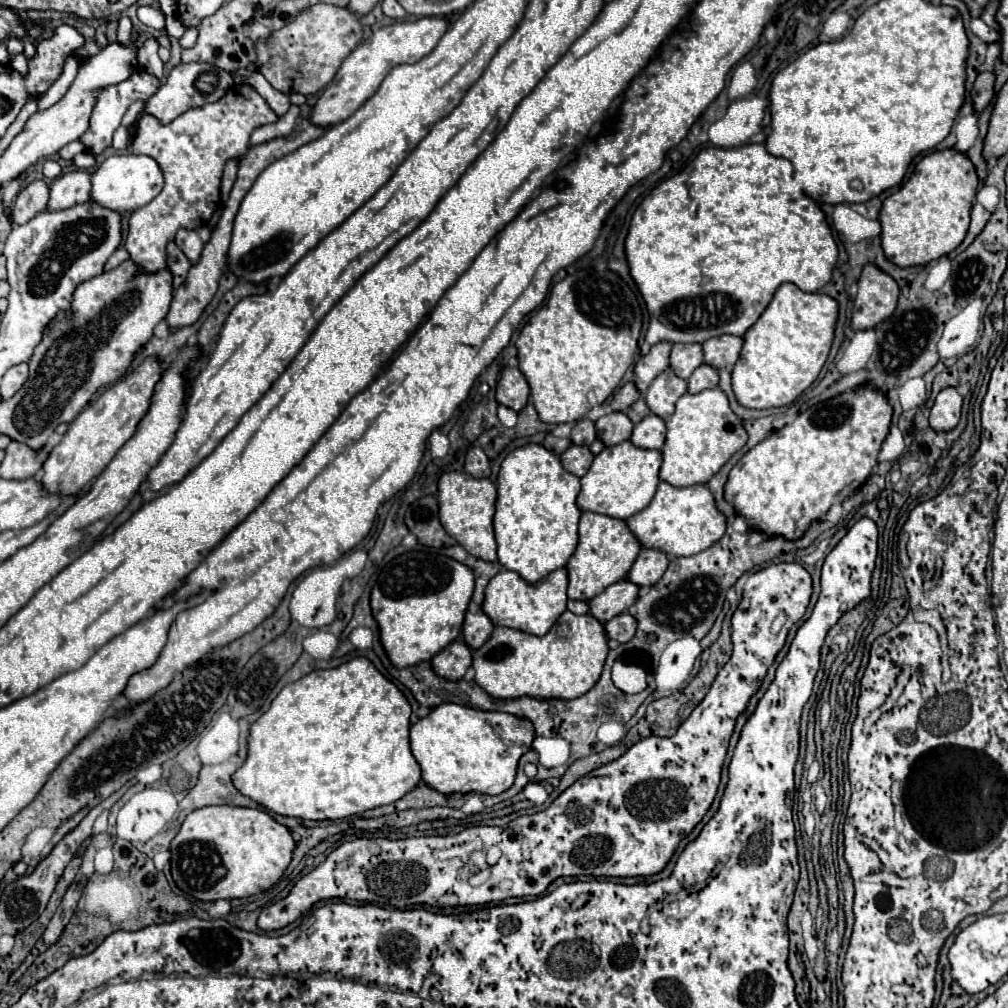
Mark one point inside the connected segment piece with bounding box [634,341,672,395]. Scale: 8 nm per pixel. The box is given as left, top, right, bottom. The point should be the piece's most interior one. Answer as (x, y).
(650, 366)

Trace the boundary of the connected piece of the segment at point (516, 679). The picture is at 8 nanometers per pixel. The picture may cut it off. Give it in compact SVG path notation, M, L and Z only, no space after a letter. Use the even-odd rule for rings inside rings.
M564 611L544 637L496 627L490 639L472 653L472 669L476 671L474 681L496 699L576 699L596 685L606 655L608 639L604 625L592 615Z

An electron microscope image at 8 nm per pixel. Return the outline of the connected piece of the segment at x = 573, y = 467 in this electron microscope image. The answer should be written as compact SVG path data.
M570 445L562 455L560 455L560 463L562 467L576 475L576 477L582 477L586 471L588 471L588 465L592 463L592 453L588 447L578 447L578 445Z

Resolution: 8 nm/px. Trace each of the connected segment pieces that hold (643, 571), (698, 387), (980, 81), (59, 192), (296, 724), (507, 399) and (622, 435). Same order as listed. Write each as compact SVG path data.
M642 549L630 567L626 579L638 587L652 587L668 567L668 557L656 549Z
M700 365L688 379L688 393L692 395L712 387L718 387L718 373L710 365Z
M980 73L972 85L970 91L972 97L972 105L974 105L974 115L978 115L994 97L994 73Z
M70 171L66 175L56 177L54 183L50 185L48 211L62 211L86 203L88 189L90 189L90 173L86 171Z
M366 657L336 669L320 669L286 685L270 709L252 723L248 757L232 775L232 785L266 811L310 821L344 819L374 807L390 805L420 783L420 765L410 751L410 705Z
M504 367L496 385L496 401L514 411L522 411L530 395L524 375L516 367Z
M608 413L604 417L600 417L596 421L596 437L606 445L618 445L622 441L626 441L632 435L632 421L628 421L628 417L624 413Z

